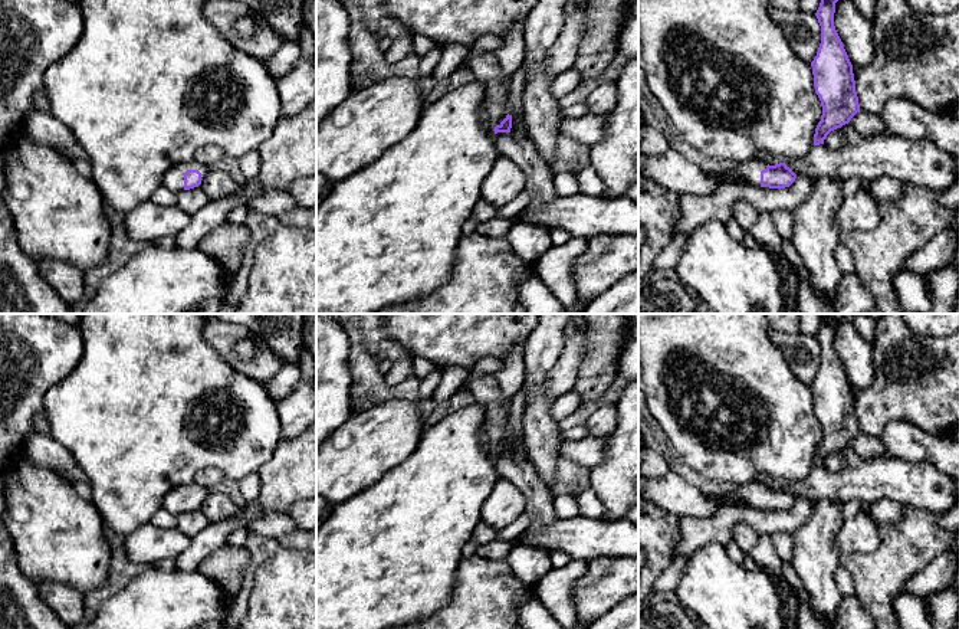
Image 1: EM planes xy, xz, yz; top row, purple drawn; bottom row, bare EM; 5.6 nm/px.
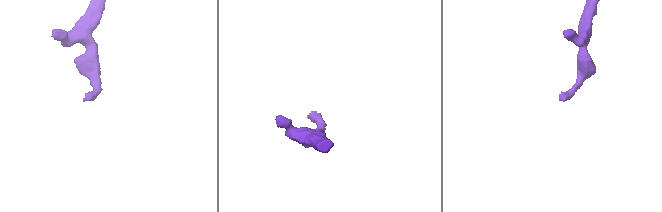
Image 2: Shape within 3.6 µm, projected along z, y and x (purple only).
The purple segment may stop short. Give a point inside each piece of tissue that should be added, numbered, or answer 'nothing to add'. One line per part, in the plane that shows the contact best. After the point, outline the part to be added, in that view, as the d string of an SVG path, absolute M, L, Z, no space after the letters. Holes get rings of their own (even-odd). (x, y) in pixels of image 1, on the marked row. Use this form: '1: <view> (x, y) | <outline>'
1: xy (173, 180) | M196 160L177 164L164 174L162 186L173 194L181 193L184 190L184 173L187 170L198 170L201 173L201 178L204 178L210 168Z

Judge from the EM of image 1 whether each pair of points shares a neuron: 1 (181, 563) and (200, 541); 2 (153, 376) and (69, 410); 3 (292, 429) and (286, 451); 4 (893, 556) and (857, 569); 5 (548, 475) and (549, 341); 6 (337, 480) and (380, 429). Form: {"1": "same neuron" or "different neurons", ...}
{"1": "same neuron", "2": "same neuron", "3": "different neurons", "4": "same neuron", "5": "same neuron", "6": "same neuron"}

